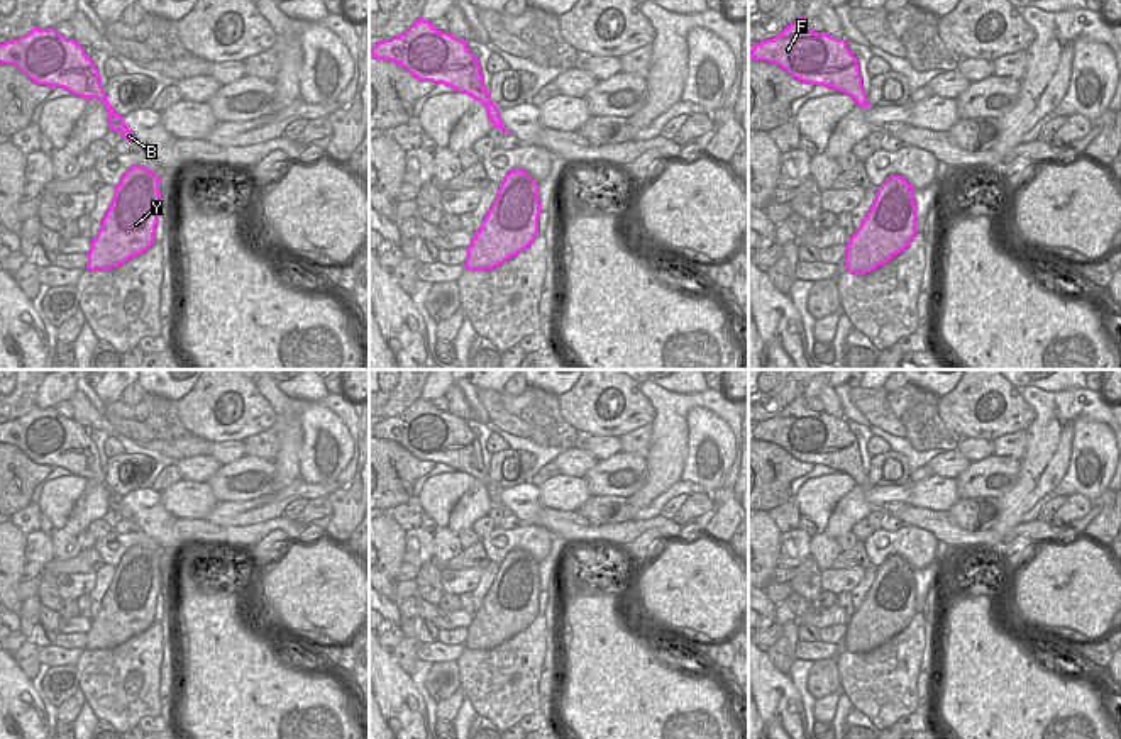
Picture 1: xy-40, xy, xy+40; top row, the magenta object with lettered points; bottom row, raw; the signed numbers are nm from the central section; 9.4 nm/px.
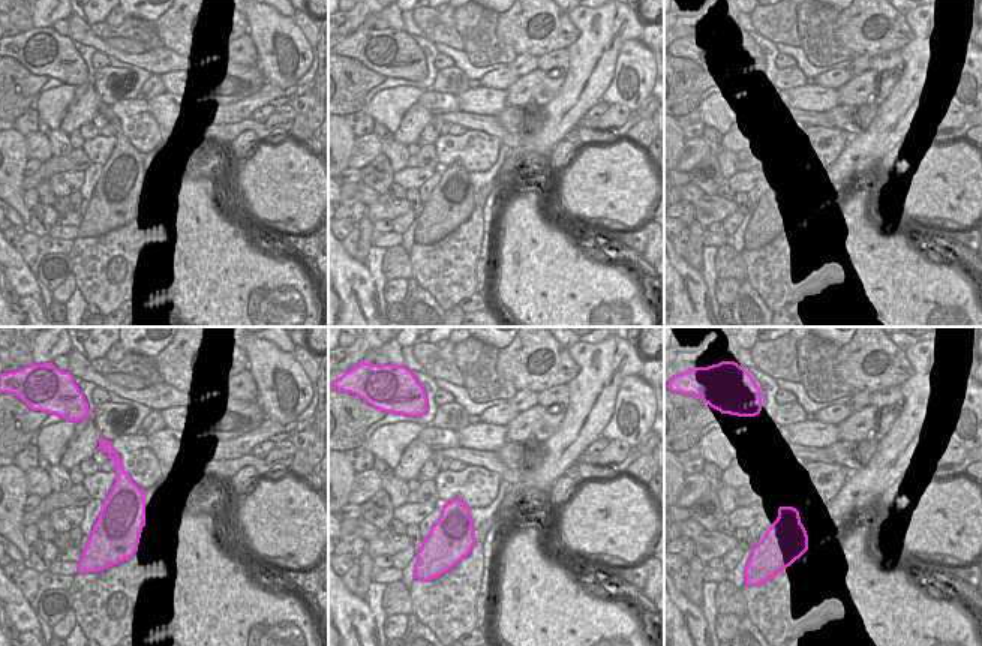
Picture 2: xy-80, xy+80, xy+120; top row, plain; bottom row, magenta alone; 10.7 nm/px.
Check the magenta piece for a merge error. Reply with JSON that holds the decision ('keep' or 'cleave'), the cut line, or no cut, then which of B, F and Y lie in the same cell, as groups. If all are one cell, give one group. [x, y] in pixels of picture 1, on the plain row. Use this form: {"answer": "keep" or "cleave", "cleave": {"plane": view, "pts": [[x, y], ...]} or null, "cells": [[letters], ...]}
{"answer": "keep", "cleave": null, "cells": [["B", "F", "Y"]]}

